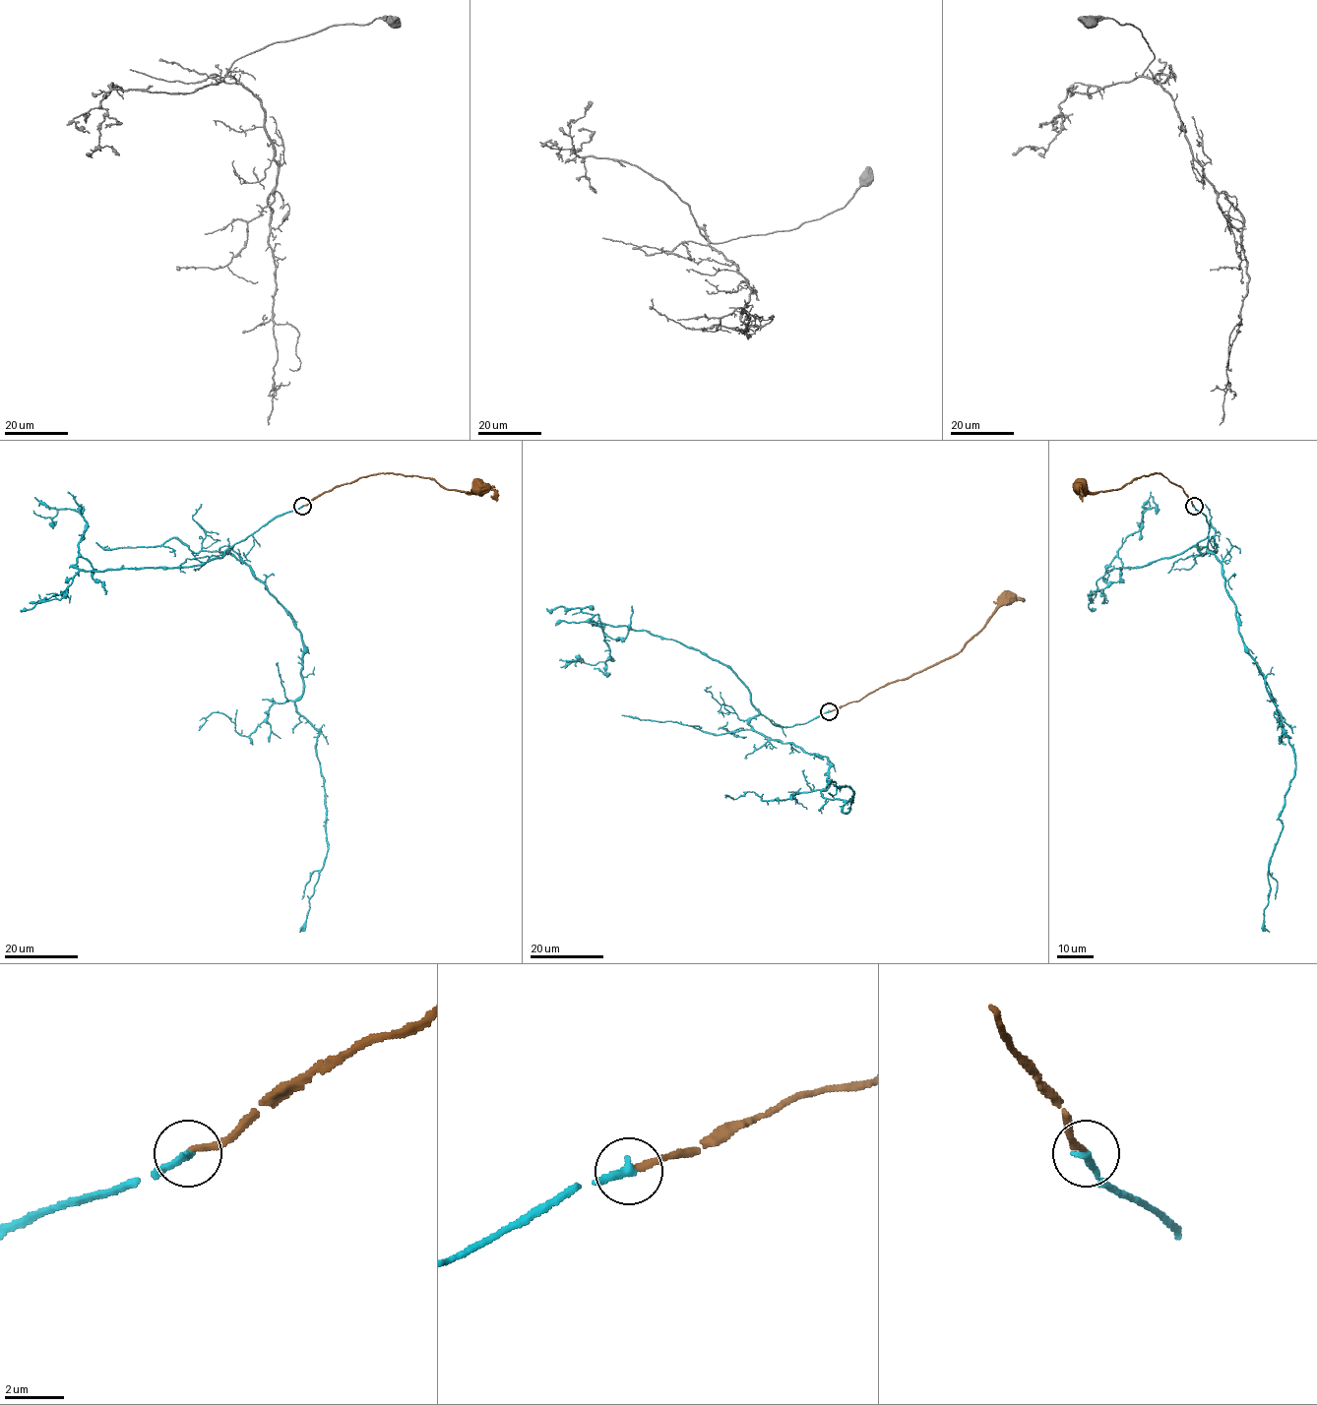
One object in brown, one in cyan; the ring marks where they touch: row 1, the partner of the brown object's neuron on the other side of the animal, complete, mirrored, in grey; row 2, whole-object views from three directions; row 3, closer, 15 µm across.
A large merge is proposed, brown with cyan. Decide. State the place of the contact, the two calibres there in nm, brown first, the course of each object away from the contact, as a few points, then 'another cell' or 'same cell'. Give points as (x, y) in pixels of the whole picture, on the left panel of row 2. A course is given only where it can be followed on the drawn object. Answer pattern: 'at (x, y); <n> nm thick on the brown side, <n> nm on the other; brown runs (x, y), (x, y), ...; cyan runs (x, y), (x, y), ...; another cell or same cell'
at (302, 506); 200 nm thick on the brown side, 280 nm on the other; brown runs (302, 505), (337, 487), (382, 473), (432, 477), (446, 489), (461, 491), (470, 492), (479, 482), (480, 486); cyan runs (302, 506), (223, 553), (246, 564), (300, 634), (303, 692), (295, 706), (318, 731), (327, 846), (299, 932); same cell

